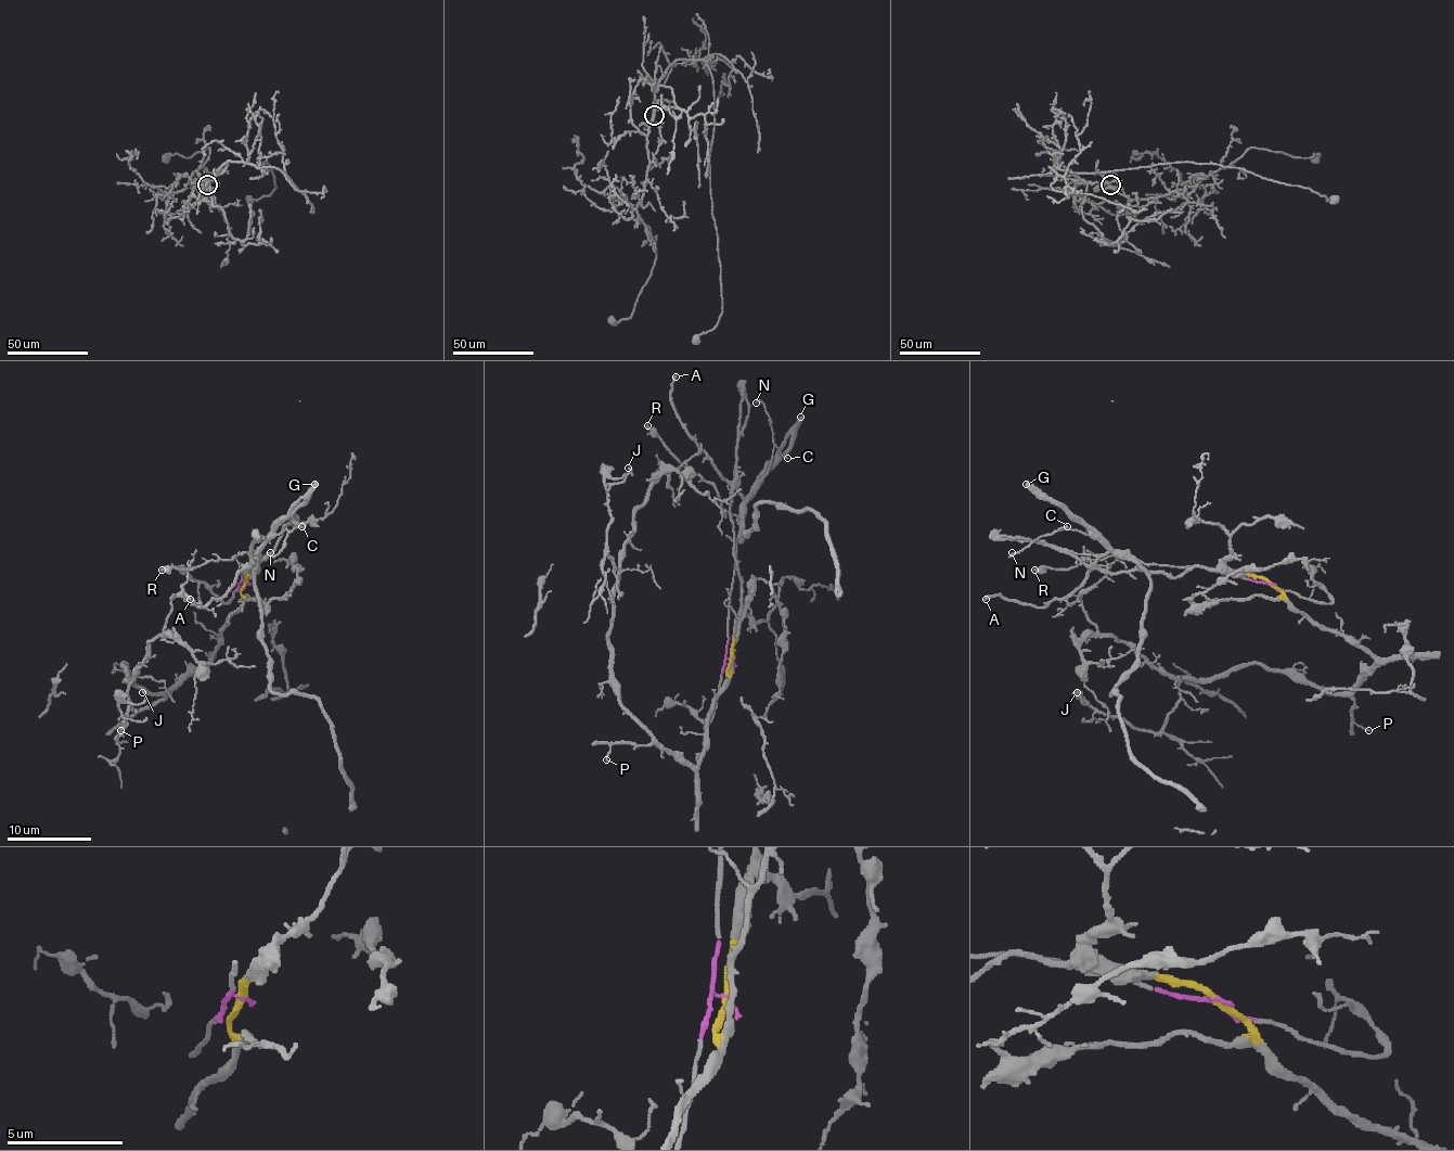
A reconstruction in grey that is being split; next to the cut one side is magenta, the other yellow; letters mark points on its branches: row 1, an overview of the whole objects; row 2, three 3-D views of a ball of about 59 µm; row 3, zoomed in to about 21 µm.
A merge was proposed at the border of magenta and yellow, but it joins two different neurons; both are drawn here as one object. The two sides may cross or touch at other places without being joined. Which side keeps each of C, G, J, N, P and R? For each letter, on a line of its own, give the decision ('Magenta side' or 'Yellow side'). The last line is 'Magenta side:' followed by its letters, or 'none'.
C: Magenta side
G: Magenta side
J: Yellow side
N: Magenta side
P: Yellow side
R: Magenta side
Magenta side: C, G, N, R

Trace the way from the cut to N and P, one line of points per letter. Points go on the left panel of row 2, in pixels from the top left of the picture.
N: (245, 583), (241, 580), (245, 566), (249, 566), (270, 538), (287, 529), (279, 553), (270, 553)
P: (245, 583), (241, 591), (243, 606), (226, 622), (210, 660), (196, 666), (166, 695), (139, 708), (119, 729)

